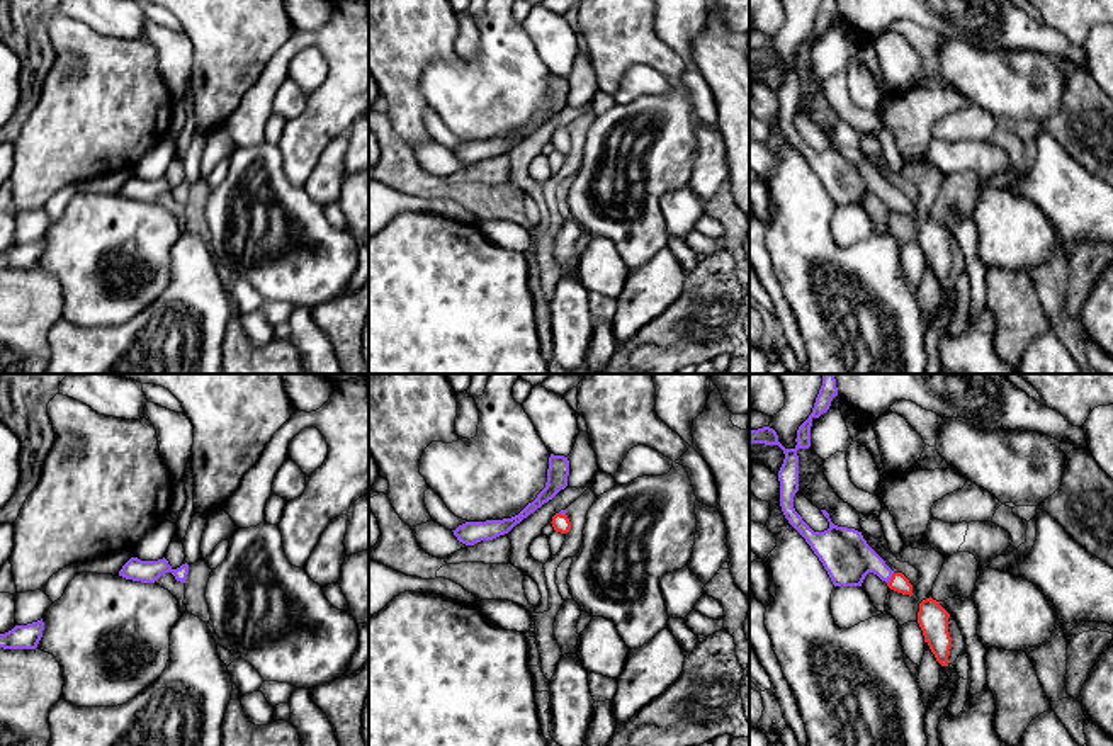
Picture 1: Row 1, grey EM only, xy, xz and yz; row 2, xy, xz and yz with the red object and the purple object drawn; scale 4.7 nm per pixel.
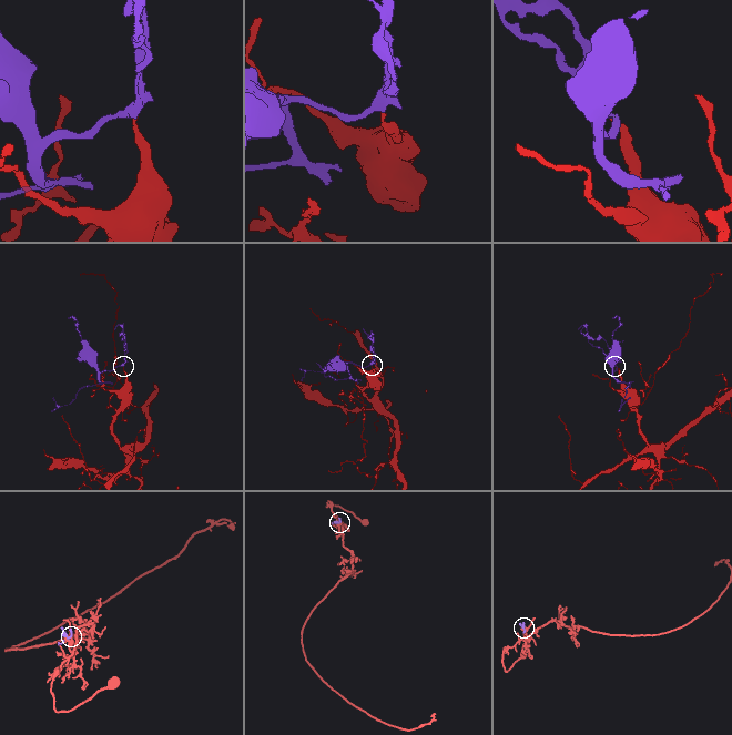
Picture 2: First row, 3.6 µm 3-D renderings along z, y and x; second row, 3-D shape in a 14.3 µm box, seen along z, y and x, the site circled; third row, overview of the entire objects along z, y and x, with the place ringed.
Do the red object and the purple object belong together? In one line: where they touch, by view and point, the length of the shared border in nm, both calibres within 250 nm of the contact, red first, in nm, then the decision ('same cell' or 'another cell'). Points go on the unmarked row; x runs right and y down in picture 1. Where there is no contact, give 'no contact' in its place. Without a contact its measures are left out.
yz (891, 197) | 70 nm | 90/240 nm | same cell

